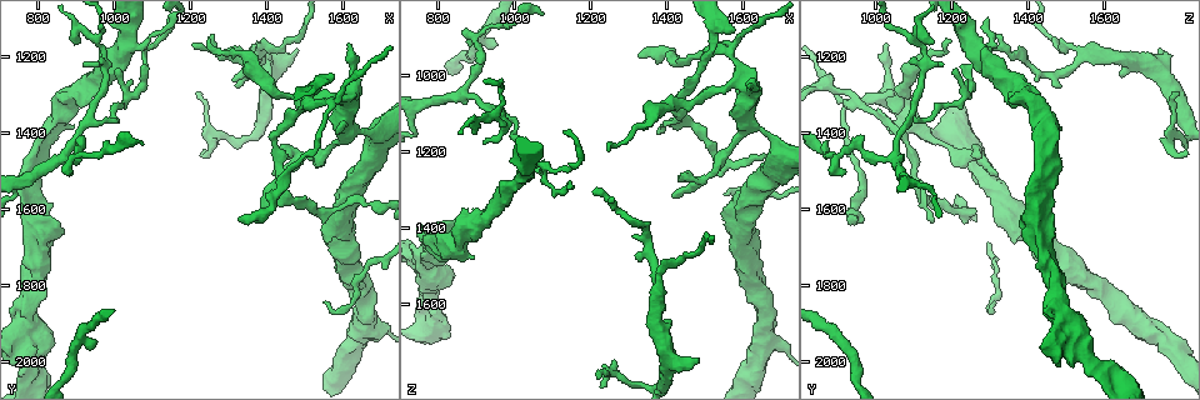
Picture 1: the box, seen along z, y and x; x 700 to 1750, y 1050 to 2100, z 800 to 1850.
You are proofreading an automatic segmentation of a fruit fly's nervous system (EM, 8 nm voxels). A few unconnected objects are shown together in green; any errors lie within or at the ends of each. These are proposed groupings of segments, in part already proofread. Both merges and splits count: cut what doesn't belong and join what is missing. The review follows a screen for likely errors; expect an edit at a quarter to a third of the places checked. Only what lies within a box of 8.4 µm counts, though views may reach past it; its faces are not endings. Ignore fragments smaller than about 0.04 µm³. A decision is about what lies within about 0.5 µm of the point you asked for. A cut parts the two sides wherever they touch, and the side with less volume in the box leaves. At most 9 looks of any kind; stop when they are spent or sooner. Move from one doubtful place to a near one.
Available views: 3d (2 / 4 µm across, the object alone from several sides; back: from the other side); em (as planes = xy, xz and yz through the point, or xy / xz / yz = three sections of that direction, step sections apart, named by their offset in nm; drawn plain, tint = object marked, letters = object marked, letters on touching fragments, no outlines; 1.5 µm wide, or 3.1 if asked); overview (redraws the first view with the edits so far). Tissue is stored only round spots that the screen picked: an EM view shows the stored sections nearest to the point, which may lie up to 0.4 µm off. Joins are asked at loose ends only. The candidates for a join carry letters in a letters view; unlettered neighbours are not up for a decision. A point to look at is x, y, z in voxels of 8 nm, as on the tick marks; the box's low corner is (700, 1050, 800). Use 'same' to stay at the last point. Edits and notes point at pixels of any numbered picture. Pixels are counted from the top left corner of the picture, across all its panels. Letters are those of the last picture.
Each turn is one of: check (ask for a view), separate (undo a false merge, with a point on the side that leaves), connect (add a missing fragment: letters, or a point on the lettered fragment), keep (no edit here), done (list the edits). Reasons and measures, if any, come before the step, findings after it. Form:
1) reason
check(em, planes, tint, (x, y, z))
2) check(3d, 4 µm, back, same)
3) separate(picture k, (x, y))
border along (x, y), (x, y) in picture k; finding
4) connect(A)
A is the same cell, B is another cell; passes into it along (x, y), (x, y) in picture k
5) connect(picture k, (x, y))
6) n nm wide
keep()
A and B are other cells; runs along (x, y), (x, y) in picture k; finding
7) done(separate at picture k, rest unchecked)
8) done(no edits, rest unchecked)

free end
check(3d, 2 µm, (1325, 1625, 950))

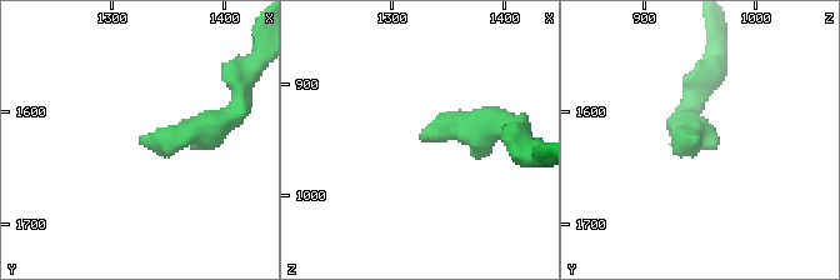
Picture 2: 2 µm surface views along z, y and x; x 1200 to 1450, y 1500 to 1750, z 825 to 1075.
need the tissue
check(em, planes, tint, (1328, 1626, 946))

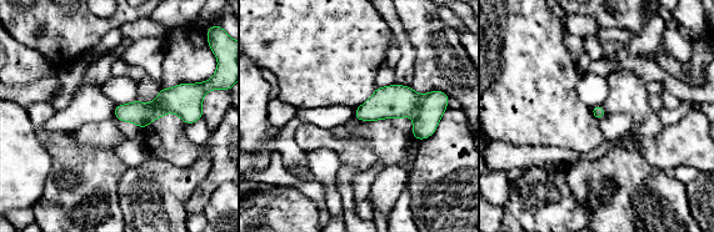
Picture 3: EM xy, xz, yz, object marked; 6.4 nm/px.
check(em, planes, letters, same)

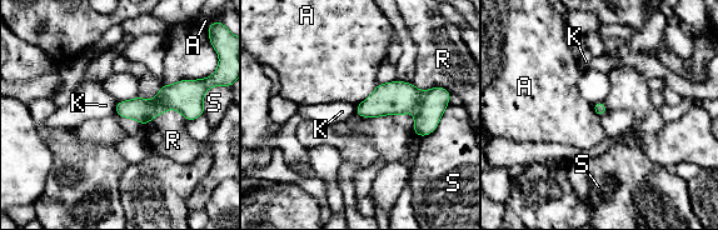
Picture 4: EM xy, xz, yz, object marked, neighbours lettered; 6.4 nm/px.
keep()
A, K, R and S are other cells; runs along (195, 104), (119, 110) in picture 4; none of them fits

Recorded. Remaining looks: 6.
arms part here
check(3d, 4 µm, (1625, 1400, 1125))

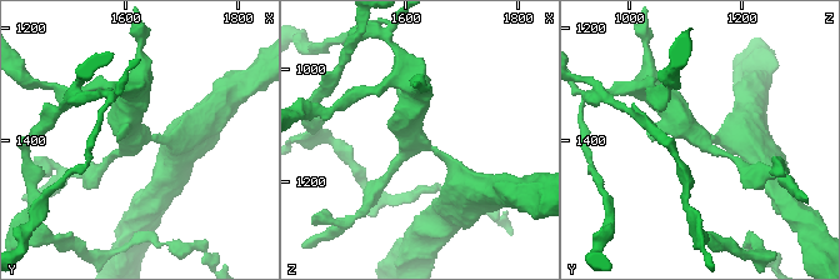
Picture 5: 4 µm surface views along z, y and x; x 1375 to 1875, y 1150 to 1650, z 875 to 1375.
shape alone is not enough
check(em, planes, tint, (1625, 1395, 1125))

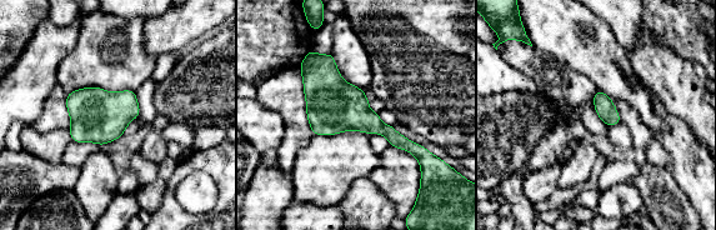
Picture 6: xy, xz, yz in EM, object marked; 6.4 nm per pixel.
check(em, planes, letters, same)

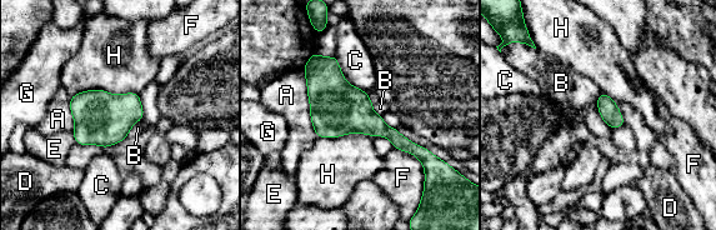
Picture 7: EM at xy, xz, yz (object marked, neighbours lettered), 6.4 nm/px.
3 arms
keep()
A, B, C, D, E, F, G and H are other cells; border along (600, 91), (597, 110), (610, 128) in picture 7; one neuron here

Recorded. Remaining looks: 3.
arms part here
check(em, planes, tint, (1380, 1205, 1585))

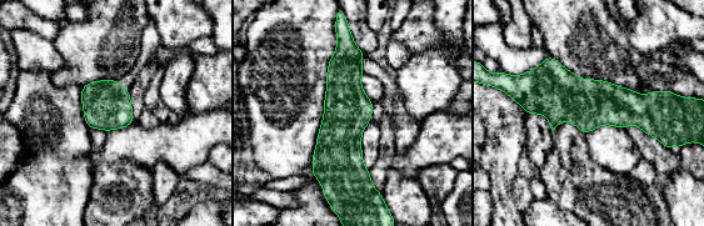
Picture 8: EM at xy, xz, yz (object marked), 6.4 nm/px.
check(em, planes, letters, same)

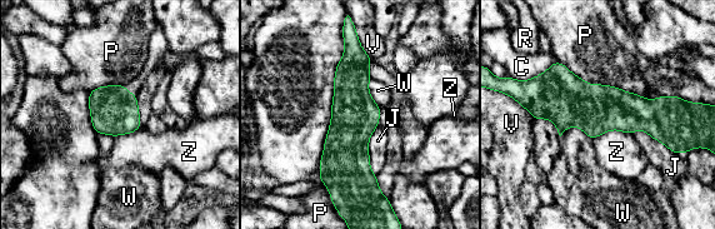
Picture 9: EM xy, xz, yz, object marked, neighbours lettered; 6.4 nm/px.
keep()
C, J, P, R, V, W and Z are other cells; continuous, no second neuron

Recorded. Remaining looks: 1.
done(no edits, rest unchecked)

